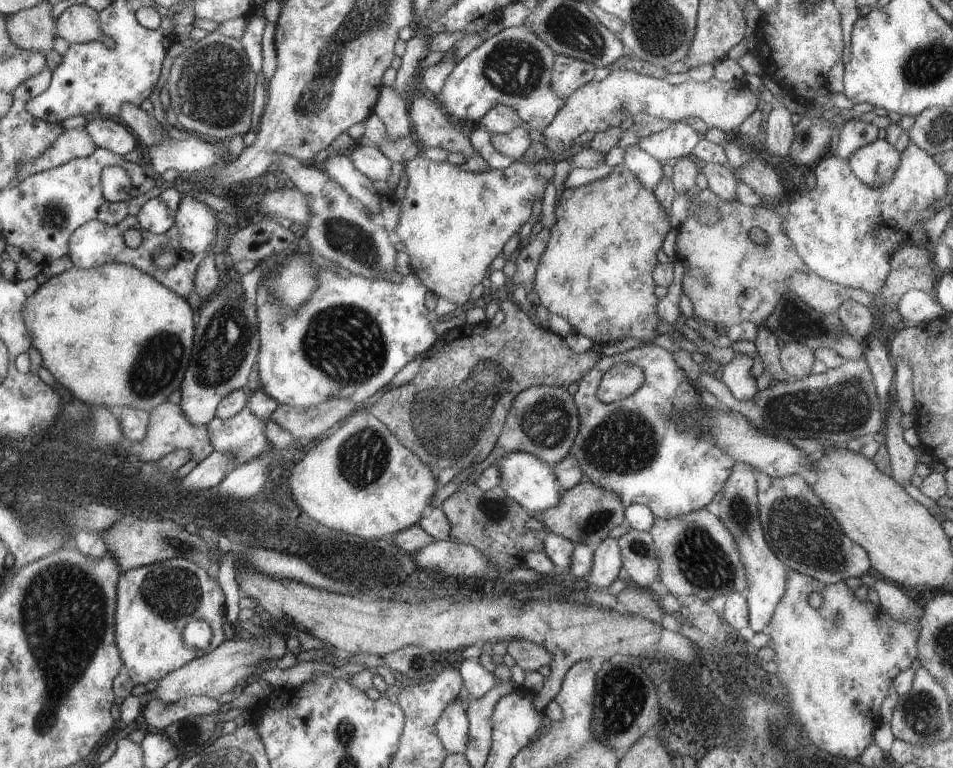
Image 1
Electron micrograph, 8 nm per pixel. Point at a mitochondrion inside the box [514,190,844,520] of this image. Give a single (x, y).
(631, 438)

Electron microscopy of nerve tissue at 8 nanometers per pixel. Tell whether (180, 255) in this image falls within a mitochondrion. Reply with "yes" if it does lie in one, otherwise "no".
no

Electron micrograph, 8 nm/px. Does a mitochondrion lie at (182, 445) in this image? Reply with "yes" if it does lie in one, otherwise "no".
no

